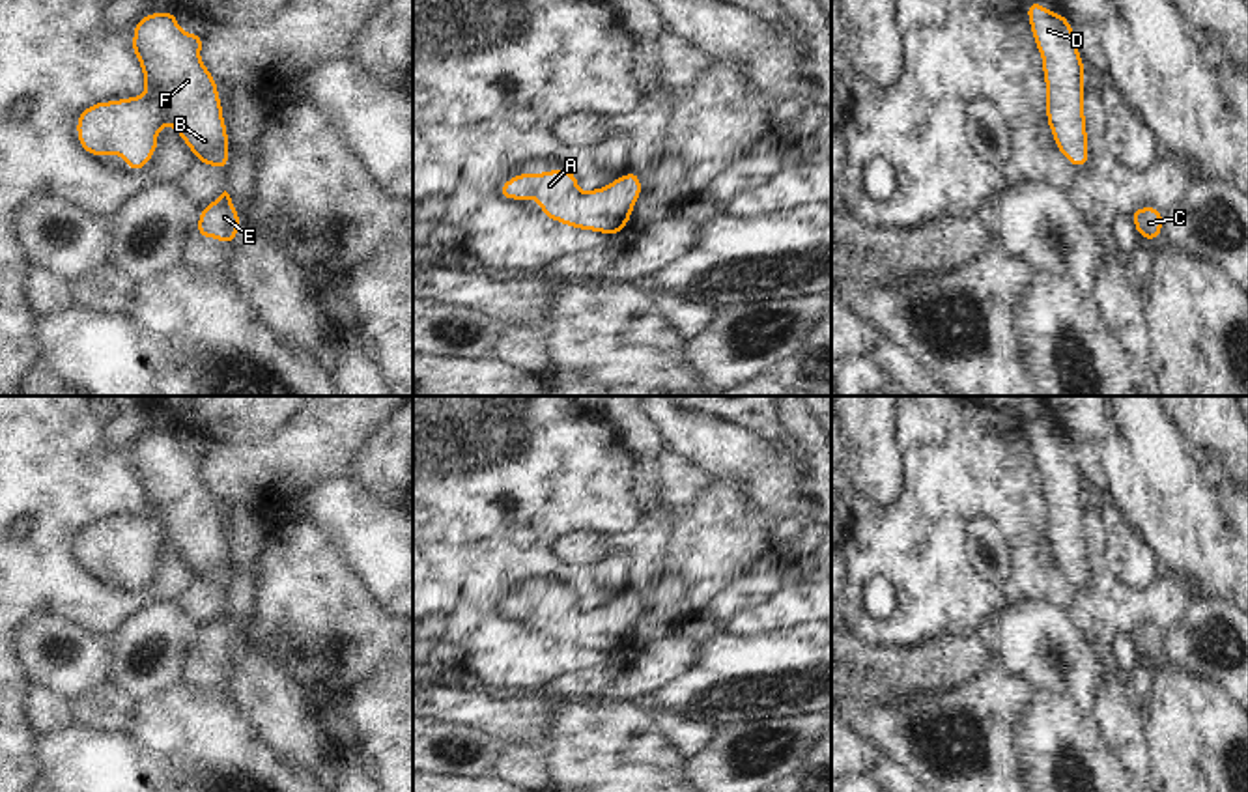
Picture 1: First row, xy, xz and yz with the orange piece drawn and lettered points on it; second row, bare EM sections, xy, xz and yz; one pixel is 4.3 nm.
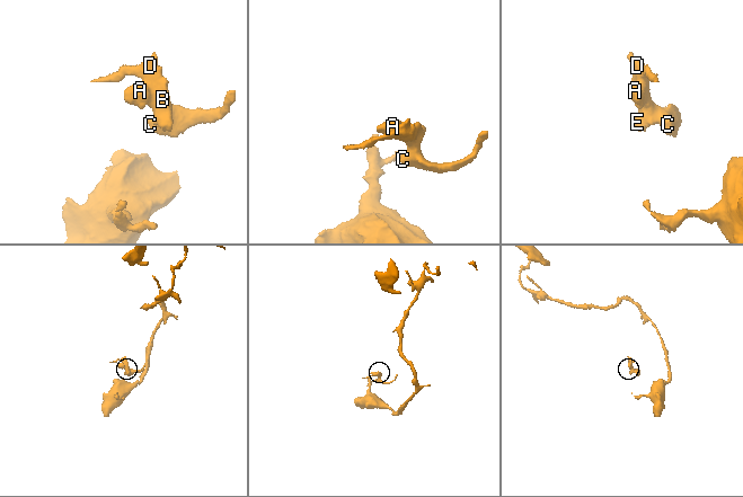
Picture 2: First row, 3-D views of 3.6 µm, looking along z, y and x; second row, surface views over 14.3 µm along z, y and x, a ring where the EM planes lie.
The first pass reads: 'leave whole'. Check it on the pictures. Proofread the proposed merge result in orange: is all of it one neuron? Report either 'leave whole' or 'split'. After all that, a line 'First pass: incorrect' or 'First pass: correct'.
leave whole
First pass: correct

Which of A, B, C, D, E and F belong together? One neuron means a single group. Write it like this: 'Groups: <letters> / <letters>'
Groups: A B C D E F

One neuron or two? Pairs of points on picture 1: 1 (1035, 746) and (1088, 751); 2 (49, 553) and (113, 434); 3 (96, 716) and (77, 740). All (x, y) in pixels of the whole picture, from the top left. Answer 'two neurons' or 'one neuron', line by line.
1: one neuron
2: two neurons
3: two neurons

